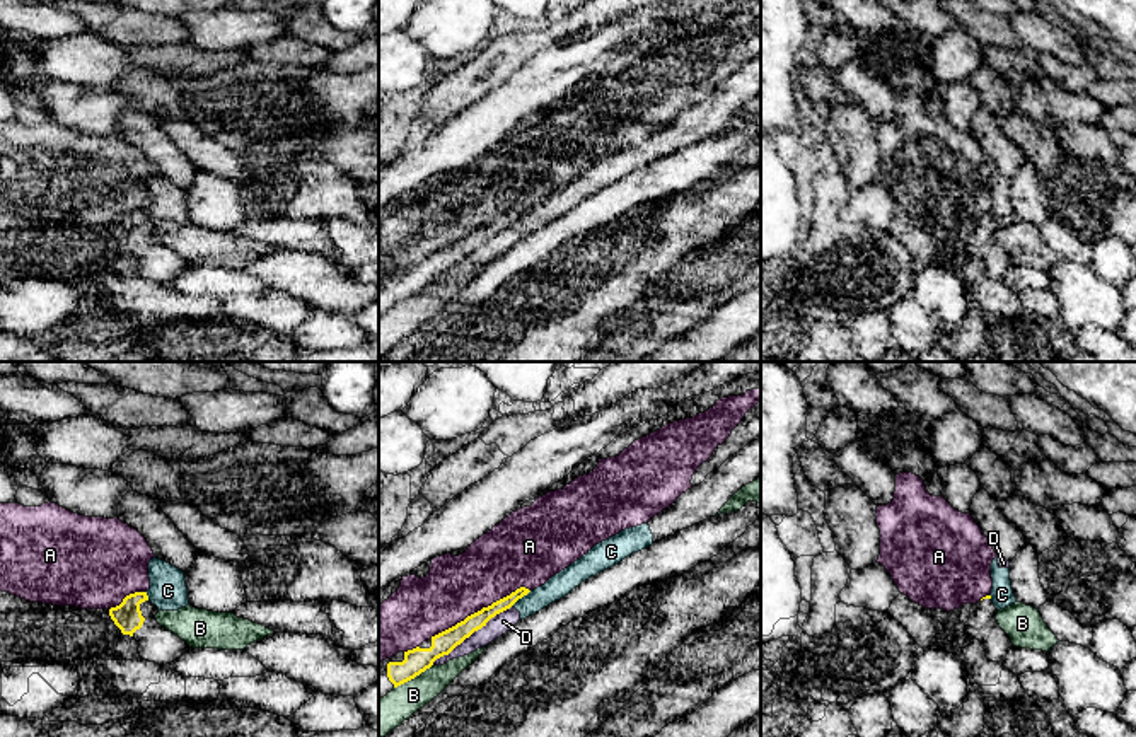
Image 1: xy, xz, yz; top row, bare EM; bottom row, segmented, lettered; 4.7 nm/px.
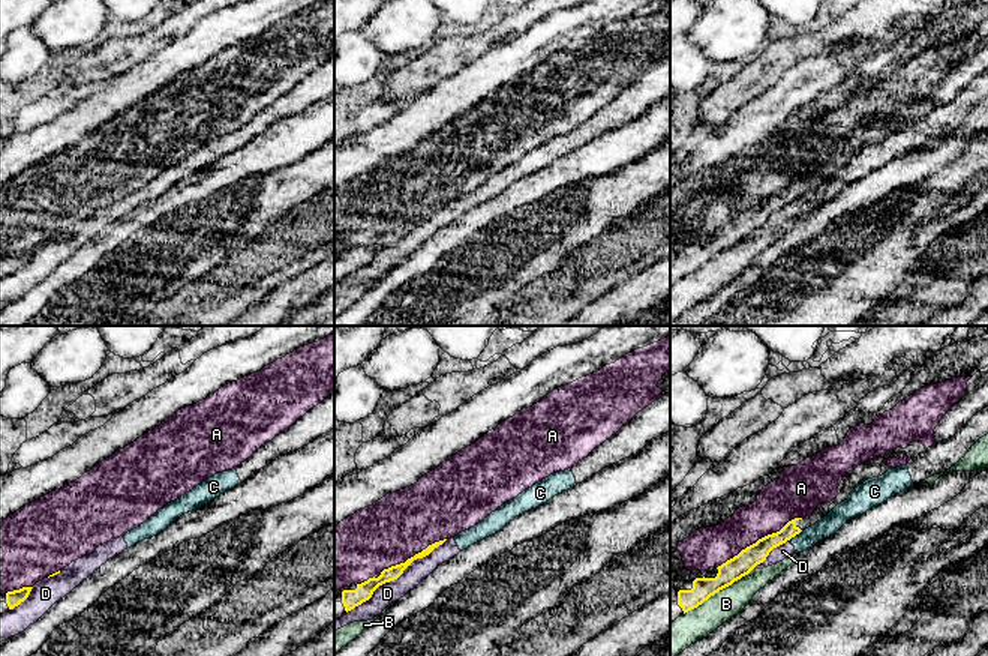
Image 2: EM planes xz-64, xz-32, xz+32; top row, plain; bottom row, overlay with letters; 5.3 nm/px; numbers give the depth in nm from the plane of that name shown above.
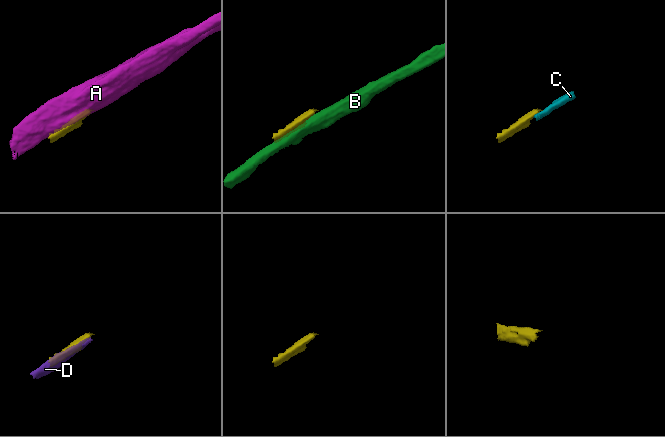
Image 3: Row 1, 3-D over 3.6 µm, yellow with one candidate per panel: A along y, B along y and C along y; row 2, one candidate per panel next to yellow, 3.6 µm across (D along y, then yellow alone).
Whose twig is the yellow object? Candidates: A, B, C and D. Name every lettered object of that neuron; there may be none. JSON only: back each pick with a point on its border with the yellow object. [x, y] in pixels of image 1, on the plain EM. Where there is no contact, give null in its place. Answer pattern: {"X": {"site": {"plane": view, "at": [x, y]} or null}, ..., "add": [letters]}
{"add": []}

